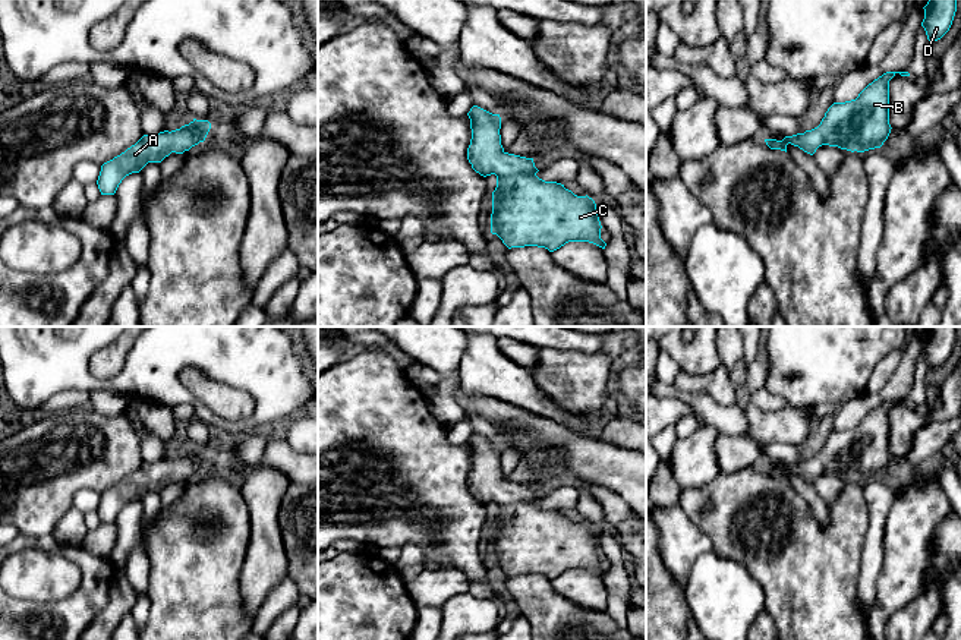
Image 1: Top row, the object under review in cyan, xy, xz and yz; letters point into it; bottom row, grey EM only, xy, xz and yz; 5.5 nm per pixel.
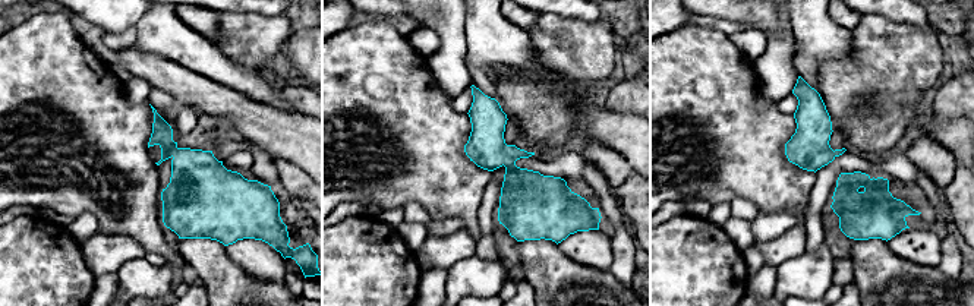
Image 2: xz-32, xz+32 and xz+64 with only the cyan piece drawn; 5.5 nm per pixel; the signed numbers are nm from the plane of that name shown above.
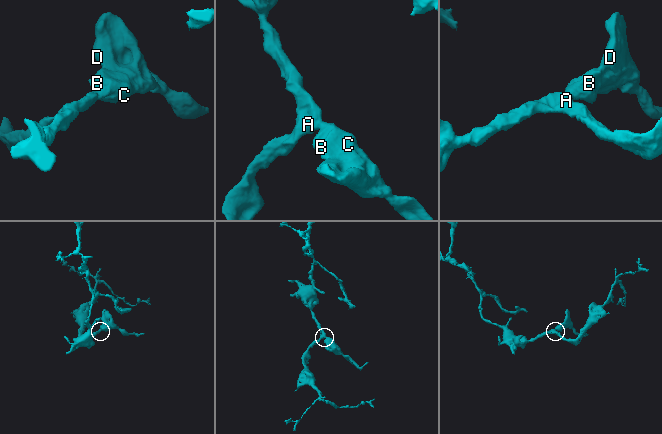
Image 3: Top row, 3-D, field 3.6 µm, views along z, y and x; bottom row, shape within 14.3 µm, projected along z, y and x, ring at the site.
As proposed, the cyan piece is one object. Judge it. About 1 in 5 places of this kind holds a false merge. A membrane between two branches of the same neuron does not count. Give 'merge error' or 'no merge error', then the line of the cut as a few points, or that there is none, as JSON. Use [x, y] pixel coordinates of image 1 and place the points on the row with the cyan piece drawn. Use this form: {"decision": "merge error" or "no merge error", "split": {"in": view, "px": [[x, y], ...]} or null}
{"decision": "no merge error", "split": null}

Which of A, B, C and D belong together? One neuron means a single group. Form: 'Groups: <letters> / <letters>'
Groups: A B C D

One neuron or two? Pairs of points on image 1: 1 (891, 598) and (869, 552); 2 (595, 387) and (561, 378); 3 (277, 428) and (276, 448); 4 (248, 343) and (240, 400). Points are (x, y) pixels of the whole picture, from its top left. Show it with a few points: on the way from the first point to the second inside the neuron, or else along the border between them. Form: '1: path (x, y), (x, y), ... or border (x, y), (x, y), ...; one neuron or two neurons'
1: border (884, 539), (876, 598), (869, 605); two neurons
2: path (586, 381), (570, 378); one neuron
3: path (277, 432), (276, 444); one neuron
4: border (210, 378), (243, 390), (254, 402), (252, 413); two neurons

